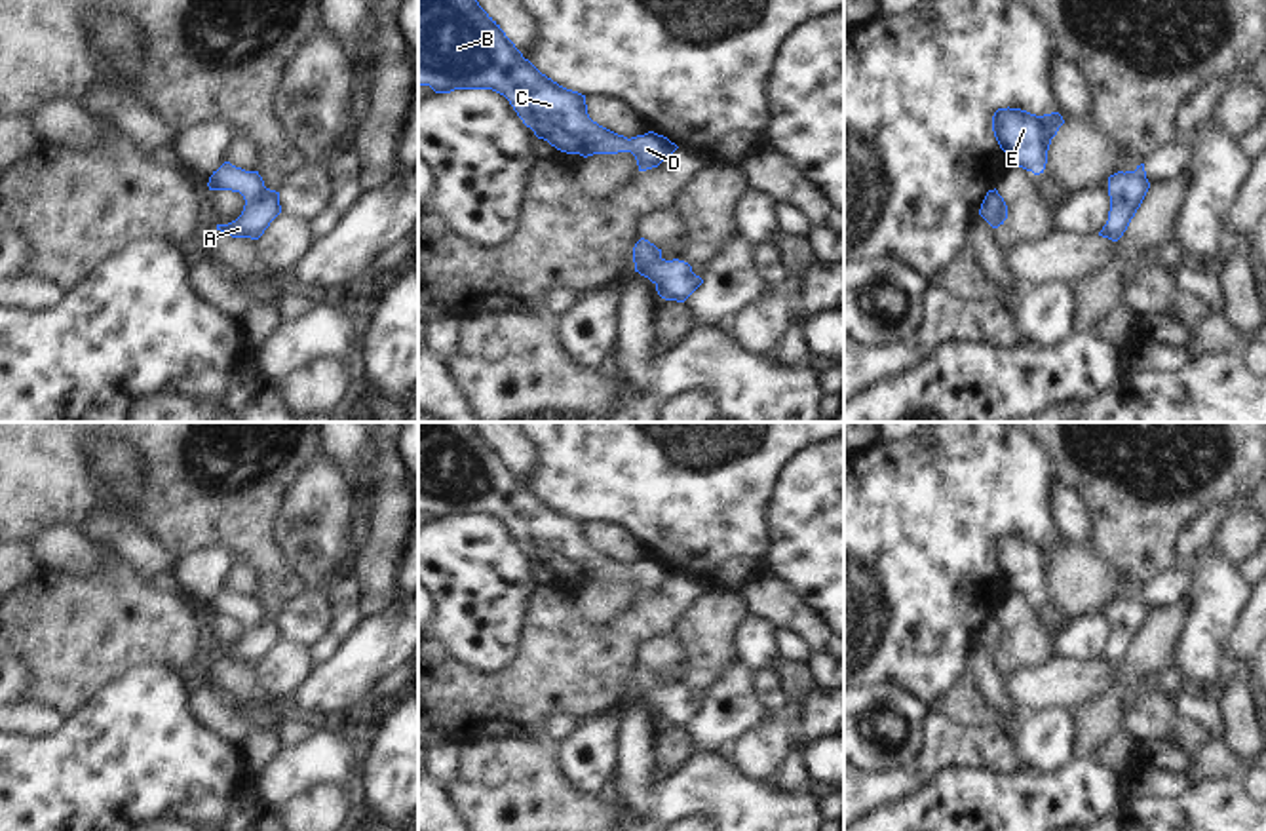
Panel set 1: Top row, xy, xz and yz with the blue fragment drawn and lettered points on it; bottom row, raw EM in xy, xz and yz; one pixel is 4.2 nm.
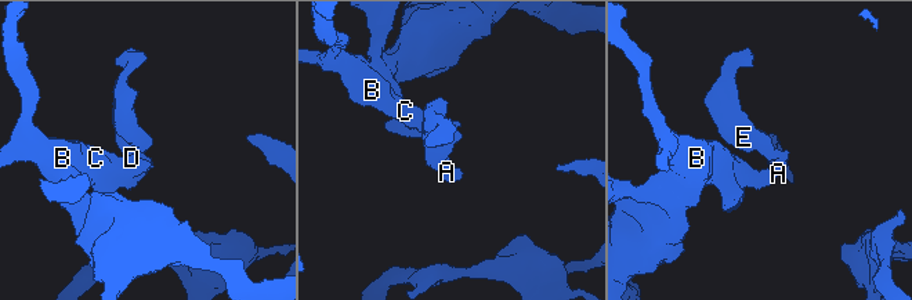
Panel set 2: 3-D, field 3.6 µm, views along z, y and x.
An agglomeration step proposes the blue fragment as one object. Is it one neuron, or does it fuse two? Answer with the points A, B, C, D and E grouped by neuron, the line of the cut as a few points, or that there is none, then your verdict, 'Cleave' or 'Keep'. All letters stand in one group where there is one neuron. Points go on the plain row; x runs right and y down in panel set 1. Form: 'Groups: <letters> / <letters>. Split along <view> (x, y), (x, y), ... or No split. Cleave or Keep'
Groups: A B C D E. No split. Keep

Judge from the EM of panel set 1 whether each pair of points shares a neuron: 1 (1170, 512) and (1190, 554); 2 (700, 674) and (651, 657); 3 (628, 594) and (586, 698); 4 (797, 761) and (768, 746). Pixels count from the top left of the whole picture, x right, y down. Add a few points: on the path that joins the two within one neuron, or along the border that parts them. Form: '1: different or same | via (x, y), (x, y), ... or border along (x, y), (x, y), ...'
1: different | border along (1211, 502), (1181, 531), (1175, 563)
2: different | border along (681, 639), (687, 645)
3: different | border along (639, 598), (613, 618), (597, 622)
4: different | border along (799, 740), (772, 780)

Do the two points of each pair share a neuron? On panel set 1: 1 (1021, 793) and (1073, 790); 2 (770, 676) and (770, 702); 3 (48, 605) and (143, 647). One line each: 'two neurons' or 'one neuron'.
1: one neuron
2: one neuron
3: one neuron

